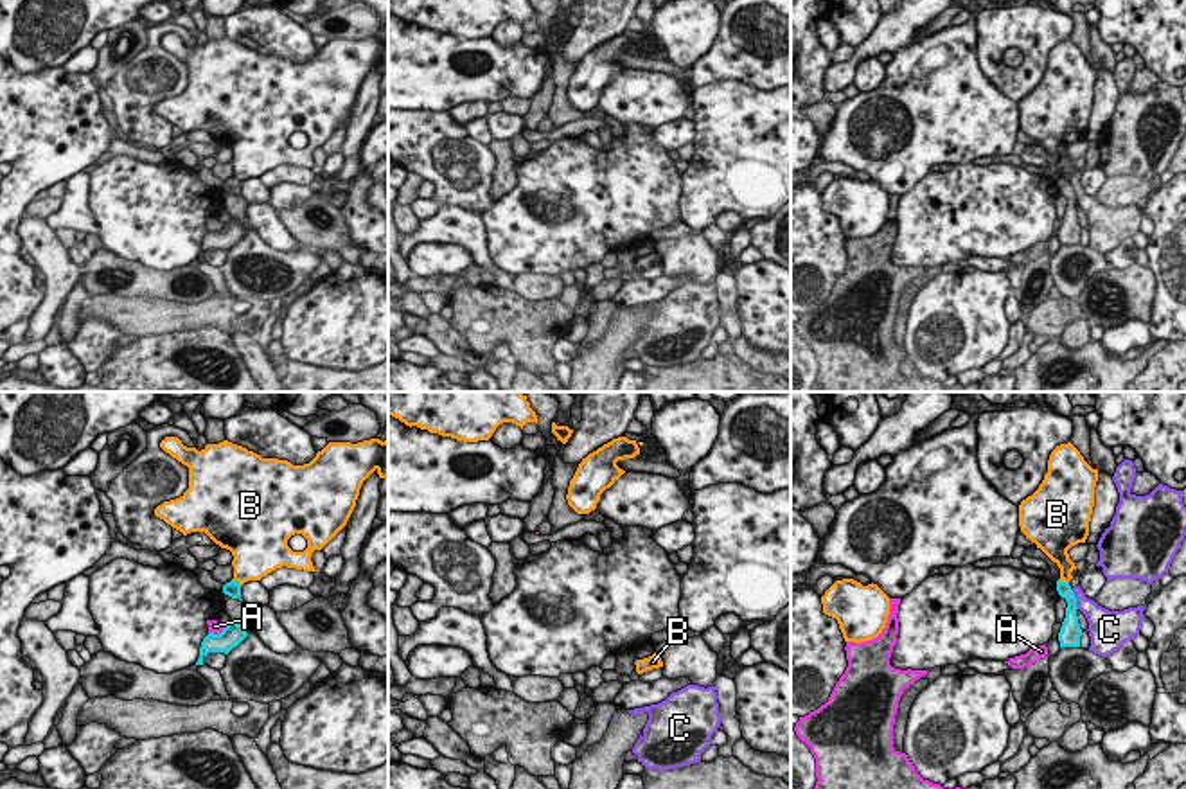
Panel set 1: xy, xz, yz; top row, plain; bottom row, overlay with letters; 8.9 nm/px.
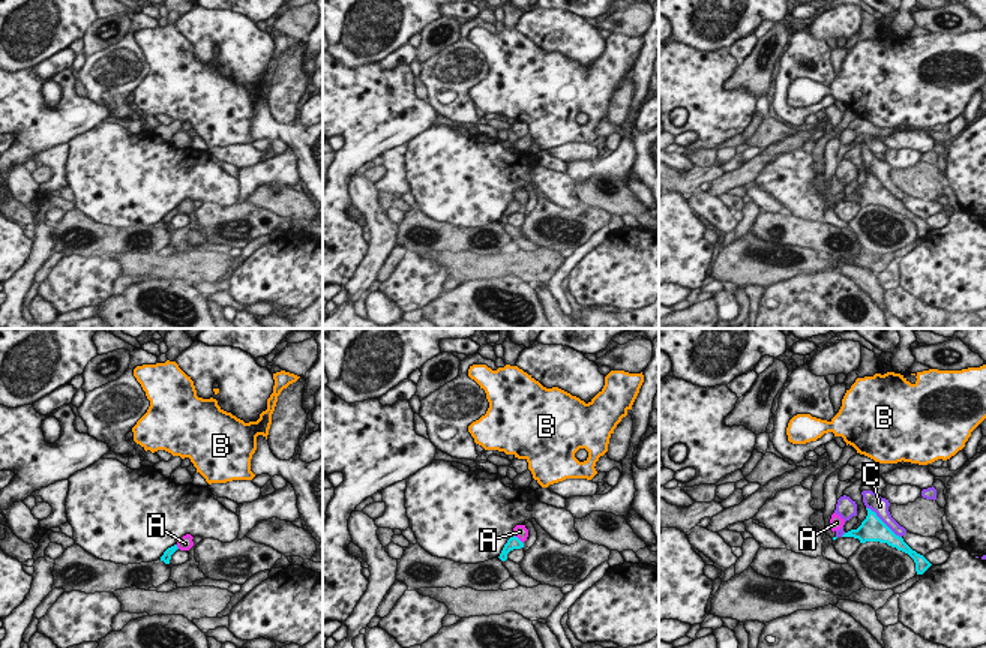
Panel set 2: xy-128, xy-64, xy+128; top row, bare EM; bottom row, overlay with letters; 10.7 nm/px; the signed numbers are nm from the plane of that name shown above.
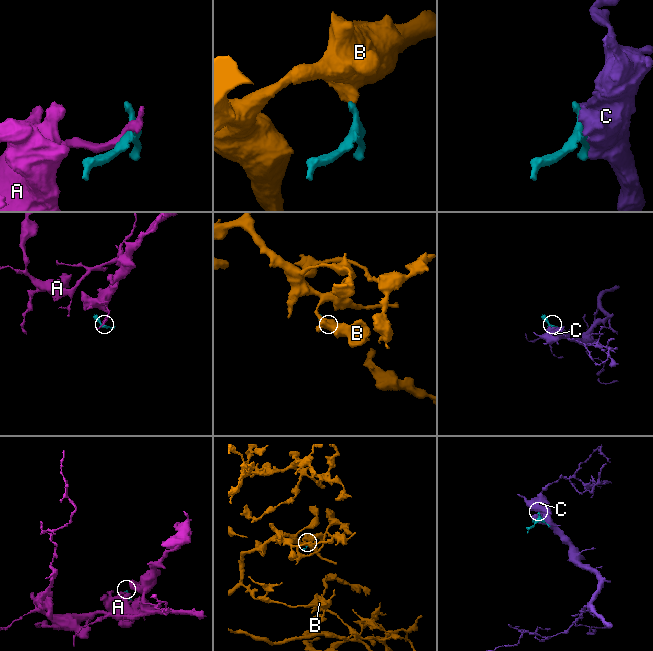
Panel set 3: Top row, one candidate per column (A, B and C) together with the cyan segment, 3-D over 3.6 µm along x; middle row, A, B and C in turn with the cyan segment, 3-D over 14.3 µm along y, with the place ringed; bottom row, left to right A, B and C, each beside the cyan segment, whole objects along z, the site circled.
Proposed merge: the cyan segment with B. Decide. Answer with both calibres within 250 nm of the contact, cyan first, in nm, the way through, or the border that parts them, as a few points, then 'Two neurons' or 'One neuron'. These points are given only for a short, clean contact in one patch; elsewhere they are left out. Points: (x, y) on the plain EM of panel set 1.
Thickness 130 nm (cyan) against 160 nm. Boundary: yz (1059, 177), (1068, 180). Two neurons

